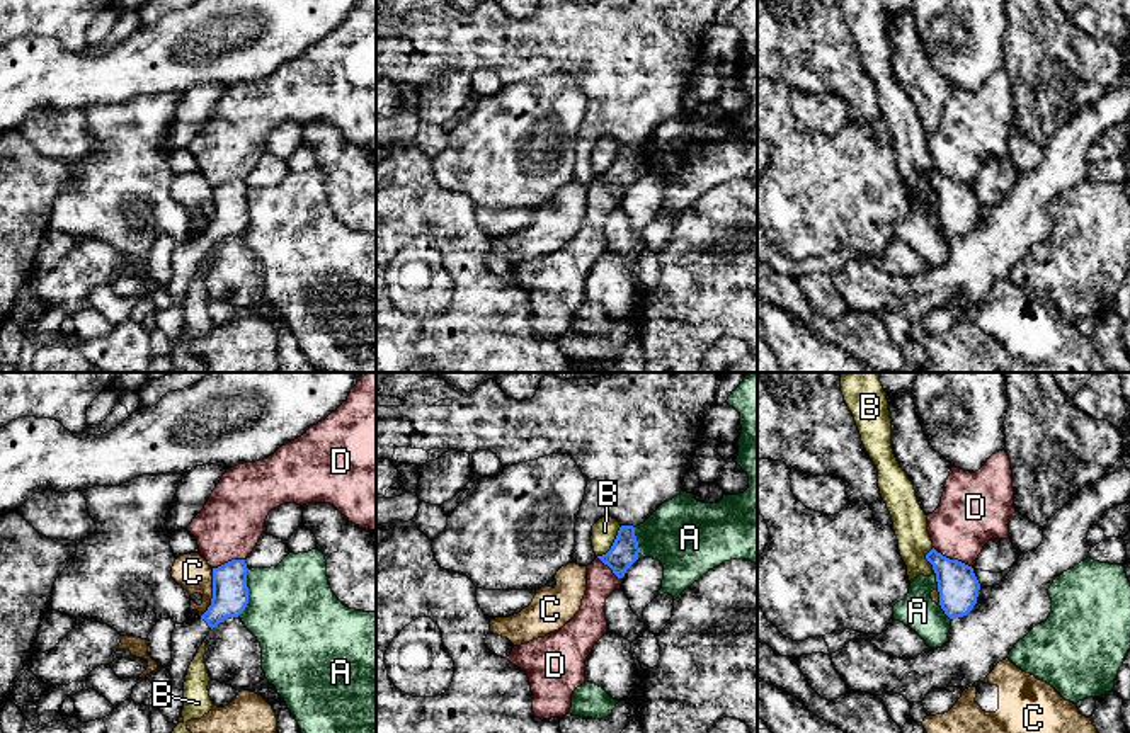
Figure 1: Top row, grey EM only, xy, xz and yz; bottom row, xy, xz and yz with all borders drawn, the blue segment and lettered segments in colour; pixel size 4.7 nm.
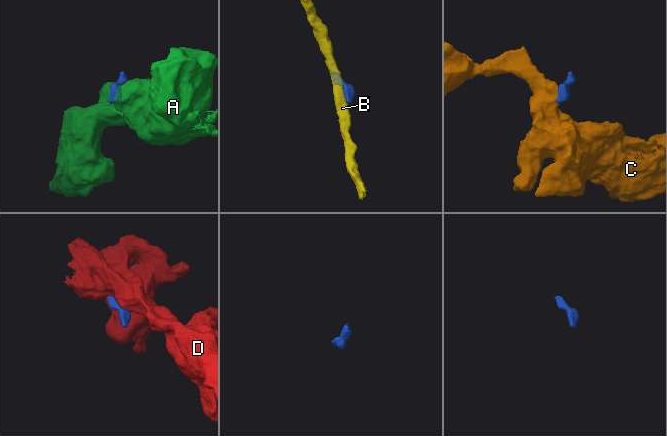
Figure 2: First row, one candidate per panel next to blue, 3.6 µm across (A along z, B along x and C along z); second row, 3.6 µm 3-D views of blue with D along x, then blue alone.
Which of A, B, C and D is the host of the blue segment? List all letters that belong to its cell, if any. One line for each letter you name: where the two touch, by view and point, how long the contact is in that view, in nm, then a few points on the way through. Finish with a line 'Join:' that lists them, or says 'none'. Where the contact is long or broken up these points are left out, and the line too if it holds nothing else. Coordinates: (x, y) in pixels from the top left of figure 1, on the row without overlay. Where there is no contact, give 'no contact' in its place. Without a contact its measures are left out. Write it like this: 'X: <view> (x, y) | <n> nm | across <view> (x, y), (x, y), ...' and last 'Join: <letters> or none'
Join: none

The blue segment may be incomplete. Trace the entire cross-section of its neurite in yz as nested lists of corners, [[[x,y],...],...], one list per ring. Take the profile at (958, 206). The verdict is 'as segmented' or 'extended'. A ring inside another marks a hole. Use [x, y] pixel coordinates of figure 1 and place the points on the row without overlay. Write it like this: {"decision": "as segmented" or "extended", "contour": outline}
{"decision": "as segmented", "contour": [[[934,167],[926,173],[933,184],[939,211],[939,224],[950,238],[967,235],[977,223],[980,202],[973,187],[950,179]]]}

